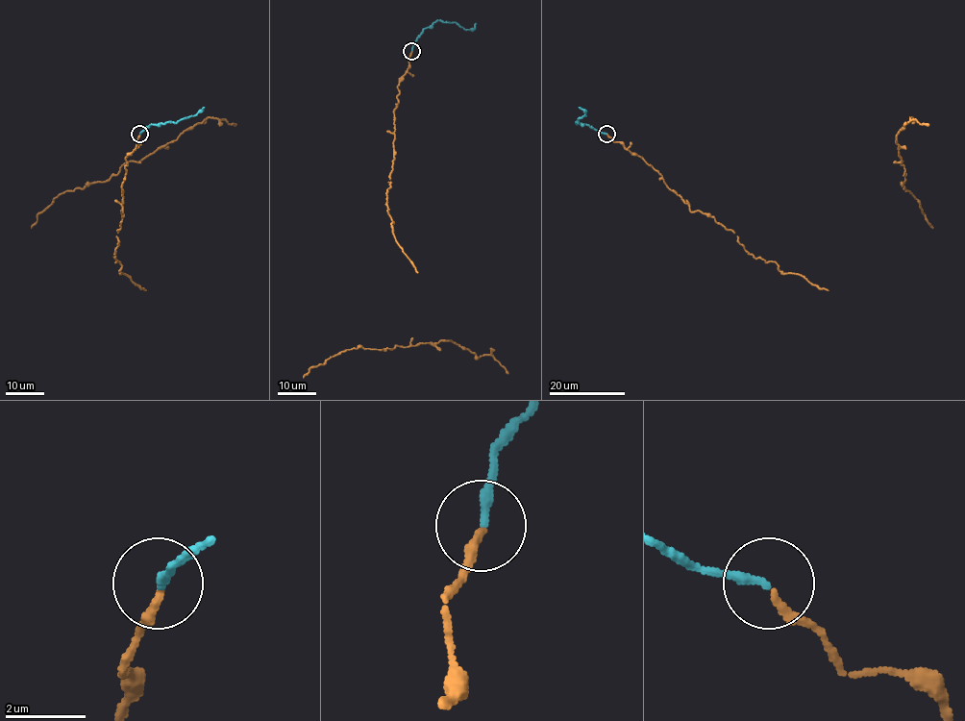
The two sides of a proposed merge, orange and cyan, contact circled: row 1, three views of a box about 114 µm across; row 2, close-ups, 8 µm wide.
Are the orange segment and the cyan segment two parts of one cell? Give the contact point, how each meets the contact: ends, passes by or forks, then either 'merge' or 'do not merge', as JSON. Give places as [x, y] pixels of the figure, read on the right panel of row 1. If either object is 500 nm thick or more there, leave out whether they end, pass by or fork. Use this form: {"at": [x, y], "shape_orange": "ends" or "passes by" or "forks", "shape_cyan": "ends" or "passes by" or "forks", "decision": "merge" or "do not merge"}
{"at": [606, 134], "shape_orange": "ends", "shape_cyan": "ends", "decision": "merge"}

